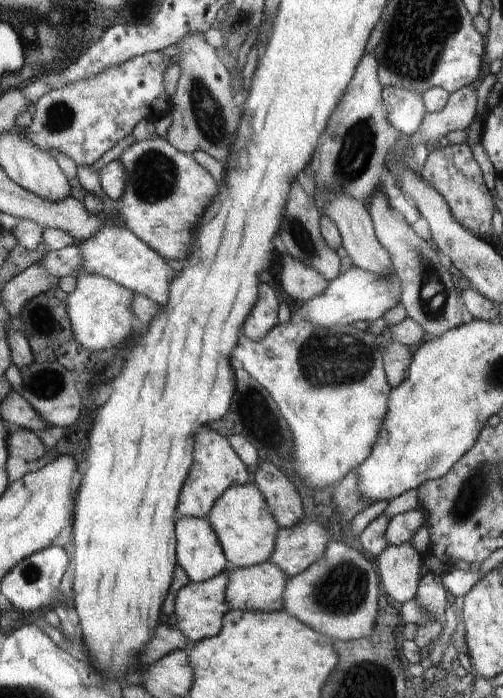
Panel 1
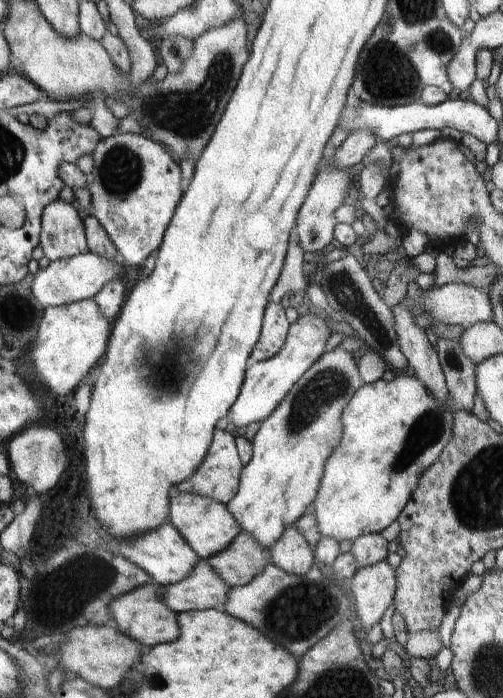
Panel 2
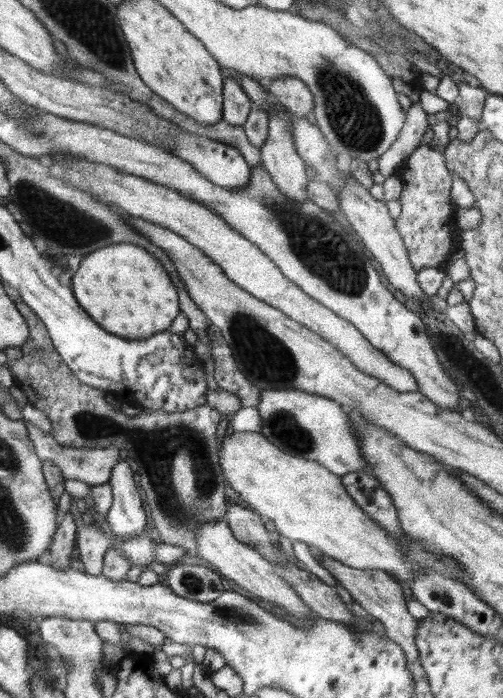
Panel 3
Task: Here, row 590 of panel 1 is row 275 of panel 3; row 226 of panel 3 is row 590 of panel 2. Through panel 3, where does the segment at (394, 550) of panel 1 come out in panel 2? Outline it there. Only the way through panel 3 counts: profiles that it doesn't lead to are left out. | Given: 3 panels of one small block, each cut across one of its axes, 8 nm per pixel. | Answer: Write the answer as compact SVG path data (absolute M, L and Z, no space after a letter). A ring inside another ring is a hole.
M386 559L374 566L357 570L356 575L352 578L350 588L354 596L354 615L360 620L362 630L367 631L381 622L384 613L394 601L396 584L396 572Z

